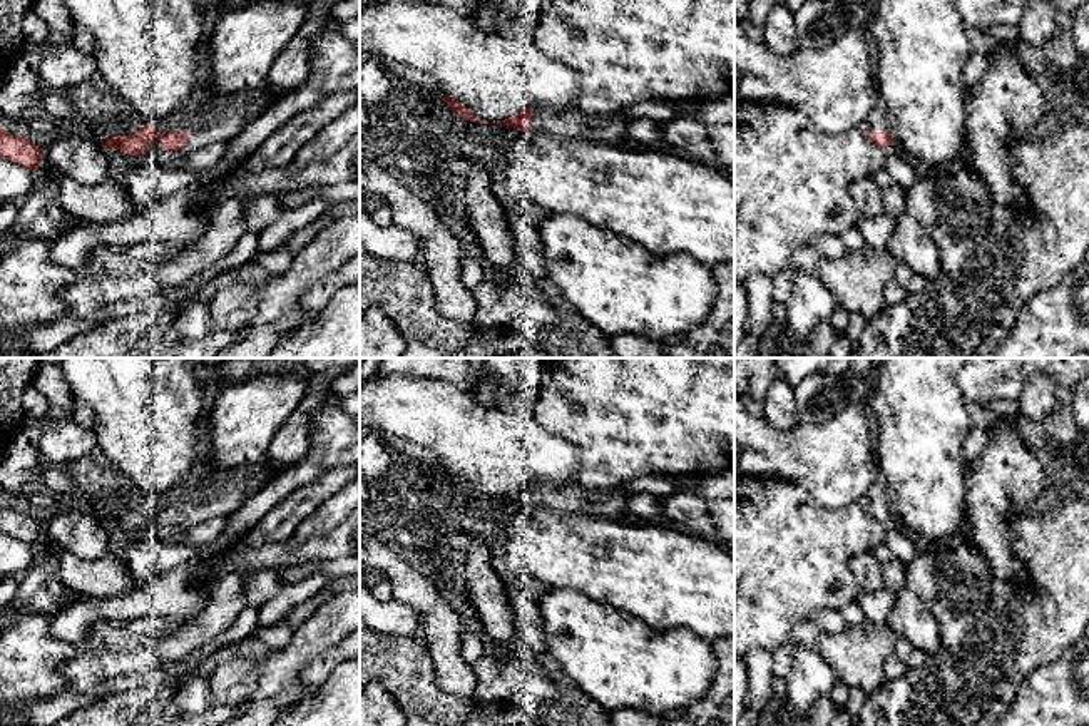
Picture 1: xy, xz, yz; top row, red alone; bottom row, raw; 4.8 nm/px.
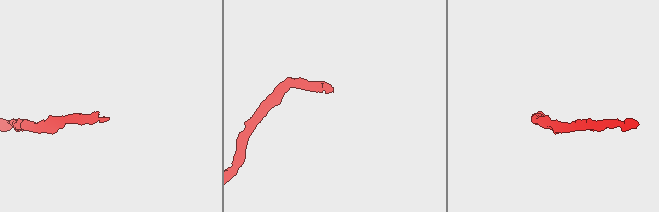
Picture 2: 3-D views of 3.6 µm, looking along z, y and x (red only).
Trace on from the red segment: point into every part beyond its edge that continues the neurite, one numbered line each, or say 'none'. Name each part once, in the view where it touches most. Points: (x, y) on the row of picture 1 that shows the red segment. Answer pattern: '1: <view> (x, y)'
1: xy (211, 119)

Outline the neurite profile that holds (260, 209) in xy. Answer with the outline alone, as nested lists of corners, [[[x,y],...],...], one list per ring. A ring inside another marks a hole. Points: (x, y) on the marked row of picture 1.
[[[256,194],[251,196],[243,211],[246,228],[251,231],[261,231],[269,222],[276,221],[286,207],[278,194]]]

